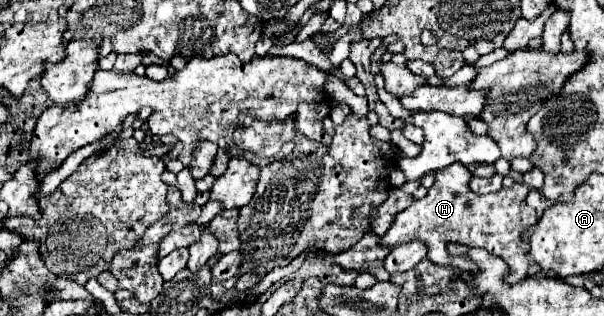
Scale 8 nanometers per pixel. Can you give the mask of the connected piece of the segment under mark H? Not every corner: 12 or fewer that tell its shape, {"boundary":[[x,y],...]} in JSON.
{"boundary":[[464,164],[436,172],[380,248],[422,240],[440,266],[476,272],[448,242],[486,248],[526,278],[528,186],[470,190]]}

